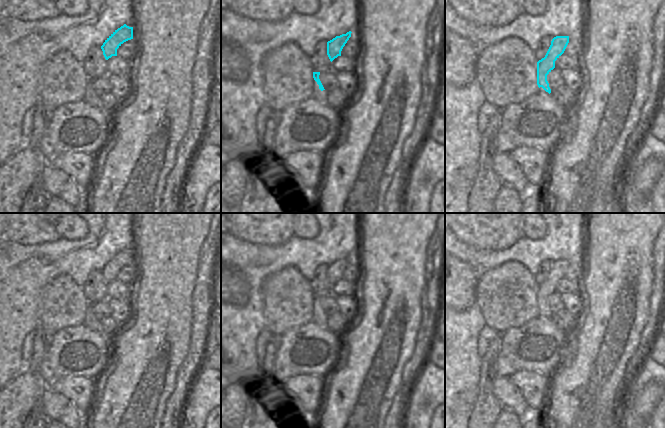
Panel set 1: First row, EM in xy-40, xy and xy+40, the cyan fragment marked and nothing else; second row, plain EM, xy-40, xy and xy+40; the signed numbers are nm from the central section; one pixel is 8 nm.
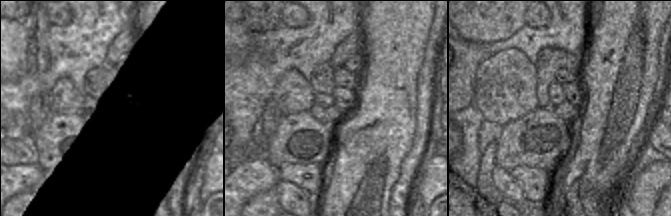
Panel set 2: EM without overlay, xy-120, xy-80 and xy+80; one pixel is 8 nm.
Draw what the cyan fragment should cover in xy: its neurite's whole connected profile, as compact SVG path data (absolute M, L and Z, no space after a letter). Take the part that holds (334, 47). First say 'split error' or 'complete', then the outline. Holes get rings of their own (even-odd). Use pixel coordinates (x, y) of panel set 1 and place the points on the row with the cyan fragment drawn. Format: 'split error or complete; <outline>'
complete; M349 31L327 42L327 55L331 62L338 56L341 56L341 51L351 37L351 33L352 32Z

